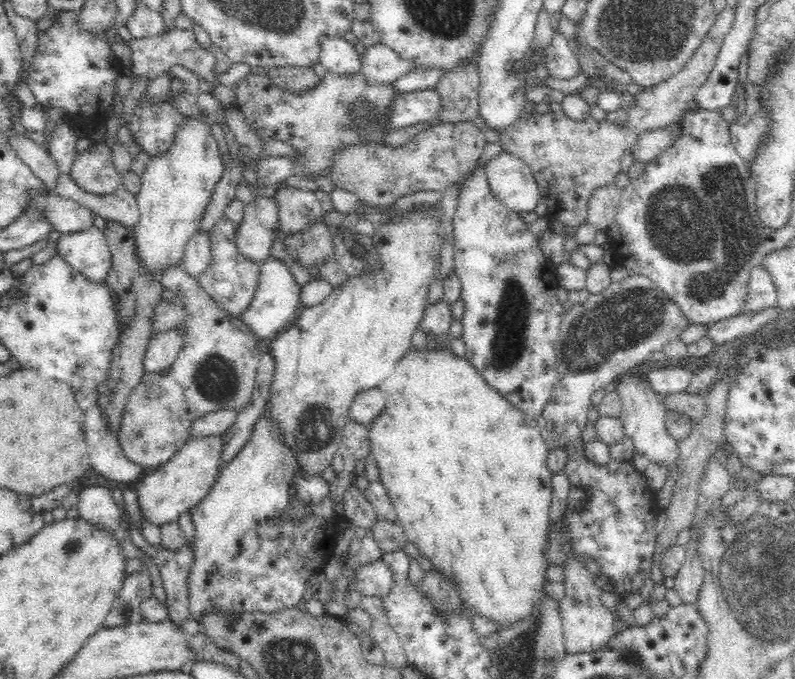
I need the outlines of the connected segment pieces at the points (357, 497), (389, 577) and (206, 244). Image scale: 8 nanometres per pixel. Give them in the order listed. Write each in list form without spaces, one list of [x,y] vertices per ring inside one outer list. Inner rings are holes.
[[[355,482],[346,486],[342,502],[344,509],[342,518],[347,522],[354,523],[356,527],[368,531],[376,523],[378,517],[364,493],[356,488]]]
[[[380,558],[365,565],[361,565],[352,586],[359,594],[383,597],[392,588],[393,574],[387,562]]]
[[[198,230],[186,243],[183,261],[179,264],[188,275],[198,279],[211,260],[209,232]]]

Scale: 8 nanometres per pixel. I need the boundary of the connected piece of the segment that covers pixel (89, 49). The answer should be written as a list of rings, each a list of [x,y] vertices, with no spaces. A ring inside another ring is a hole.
[[[61,10],[53,16],[53,24],[38,38],[36,53],[30,62],[27,86],[35,100],[44,108],[62,108],[70,117],[70,125],[81,134],[89,135],[97,126],[106,124],[107,114],[116,110],[116,78],[124,70],[101,36],[79,25],[79,13]]]

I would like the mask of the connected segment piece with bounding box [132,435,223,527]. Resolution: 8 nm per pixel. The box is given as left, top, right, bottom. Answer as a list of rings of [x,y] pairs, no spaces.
[[[220,435],[198,436],[185,443],[182,450],[174,454],[169,462],[160,465],[156,472],[146,474],[132,485],[138,494],[141,517],[154,526],[160,527],[162,524],[178,521],[182,512],[188,513],[208,494],[219,474],[223,446]]]

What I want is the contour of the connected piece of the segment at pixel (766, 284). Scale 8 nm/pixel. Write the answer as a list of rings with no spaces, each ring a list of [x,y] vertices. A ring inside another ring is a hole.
[[[760,266],[750,269],[742,312],[759,313],[776,307],[776,304],[776,287],[774,287],[772,277],[768,276],[768,273]]]

